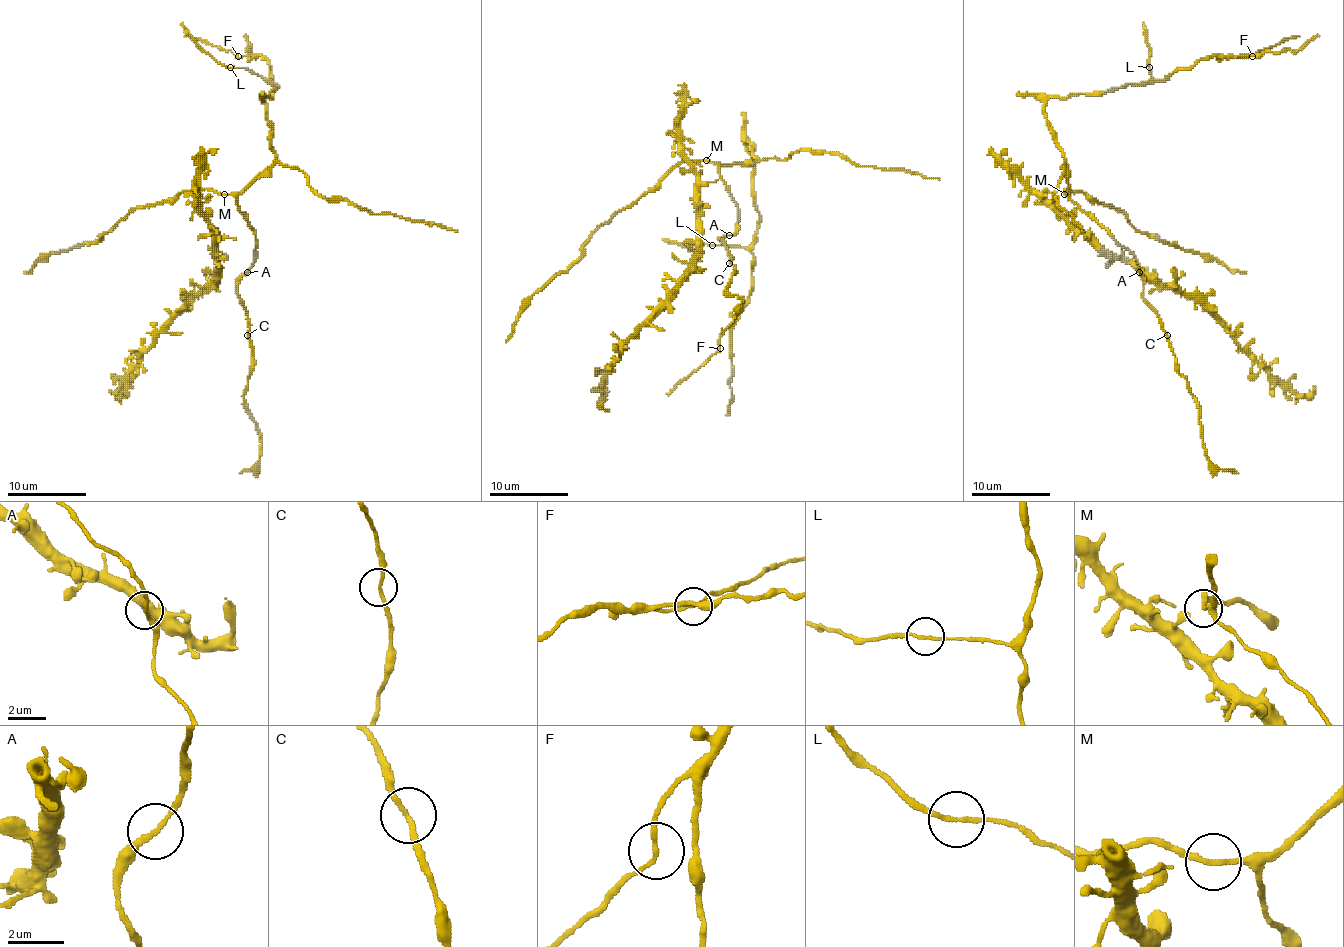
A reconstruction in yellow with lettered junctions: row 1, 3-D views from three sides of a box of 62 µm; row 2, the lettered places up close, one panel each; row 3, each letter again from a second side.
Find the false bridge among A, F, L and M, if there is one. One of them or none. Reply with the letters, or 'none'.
none

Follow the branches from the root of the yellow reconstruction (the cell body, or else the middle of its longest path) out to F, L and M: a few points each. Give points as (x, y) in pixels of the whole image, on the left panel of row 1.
F: (243, 188), (275, 159), (265, 97), (271, 97), (277, 85), (269, 81), (269, 64), (261, 56), (238, 56)
L: (243, 188), (247, 188), (275, 159), (265, 97), (271, 97), (277, 85), (243, 68), (230, 68)
M: (243, 188), (240, 192), (224, 194)

